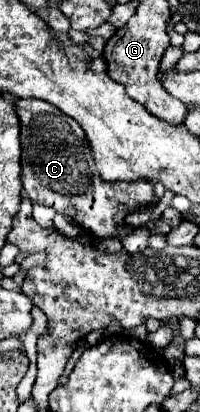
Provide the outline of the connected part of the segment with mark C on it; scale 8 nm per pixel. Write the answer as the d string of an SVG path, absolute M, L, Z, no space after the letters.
M20 98L16 100L16 114L22 126L22 186L32 202L54 208L100 240L118 236L126 226L128 212L146 212L156 206L154 184L146 178L136 182L102 180L82 126L56 106Z

